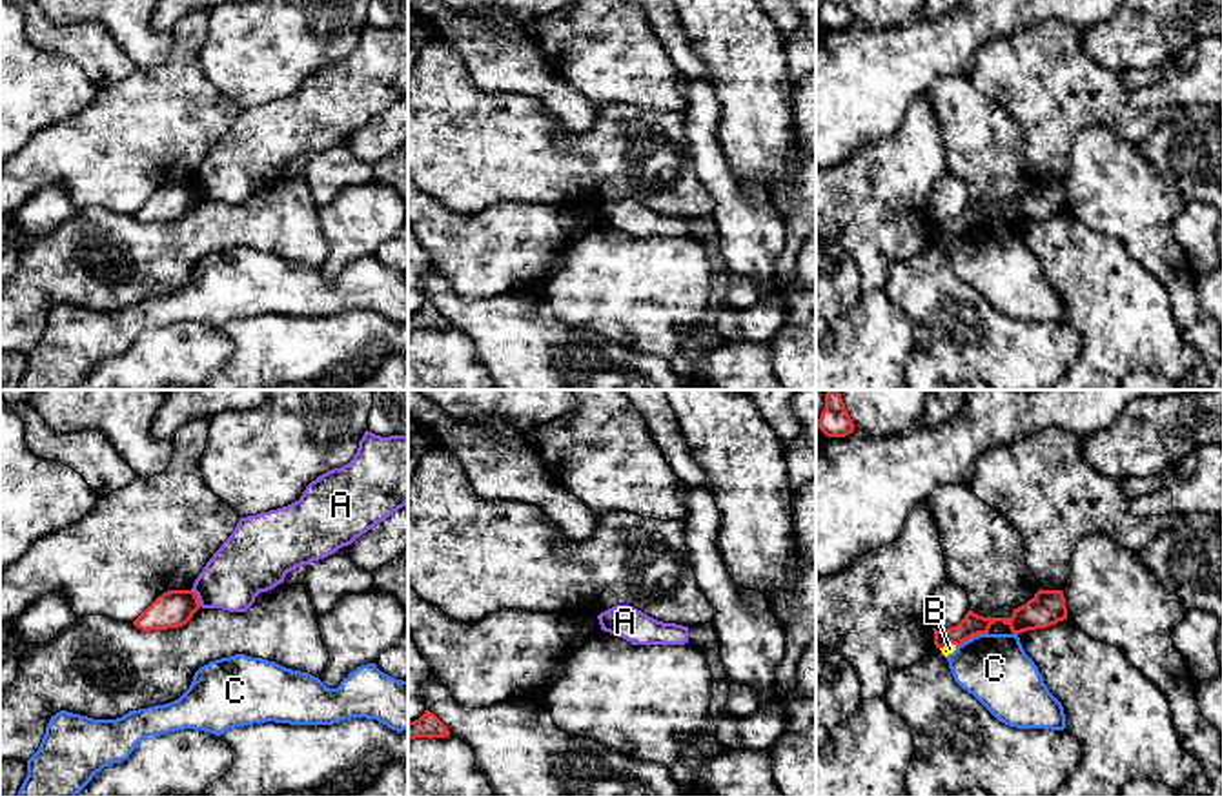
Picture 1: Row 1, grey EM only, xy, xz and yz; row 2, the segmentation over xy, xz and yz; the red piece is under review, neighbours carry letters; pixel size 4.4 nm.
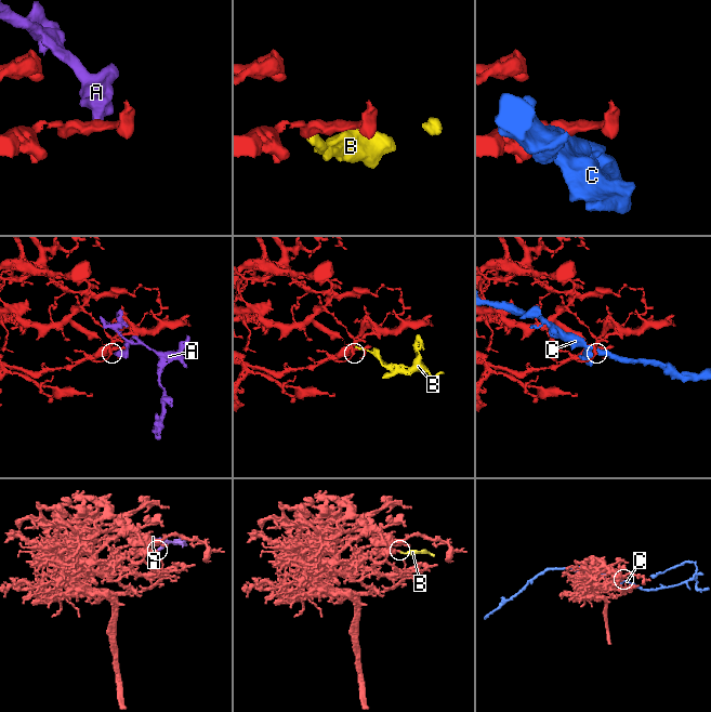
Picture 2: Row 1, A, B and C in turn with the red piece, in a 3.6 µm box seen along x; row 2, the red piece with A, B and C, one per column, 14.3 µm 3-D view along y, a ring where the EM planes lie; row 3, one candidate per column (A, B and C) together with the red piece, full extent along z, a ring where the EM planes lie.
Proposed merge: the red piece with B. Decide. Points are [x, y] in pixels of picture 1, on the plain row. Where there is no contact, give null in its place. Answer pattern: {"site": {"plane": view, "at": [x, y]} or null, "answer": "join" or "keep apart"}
{"site": {"plane": "yz", "at": [947, 235]}, "answer": "keep apart"}

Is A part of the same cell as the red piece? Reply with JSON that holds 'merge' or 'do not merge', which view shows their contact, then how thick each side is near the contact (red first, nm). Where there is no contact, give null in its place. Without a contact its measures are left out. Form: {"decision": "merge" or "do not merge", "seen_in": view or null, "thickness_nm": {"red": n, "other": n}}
{"decision": "do not merge", "seen_in": "xy", "thickness_nm": {"red": 160, "other": 280}}

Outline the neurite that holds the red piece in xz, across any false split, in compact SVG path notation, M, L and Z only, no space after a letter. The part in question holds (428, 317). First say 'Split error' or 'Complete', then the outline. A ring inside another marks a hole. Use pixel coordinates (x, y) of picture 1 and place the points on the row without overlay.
Complete. M424 302L415 313L408 313L408 332L446 328L450 328L448 319L430 302Z

